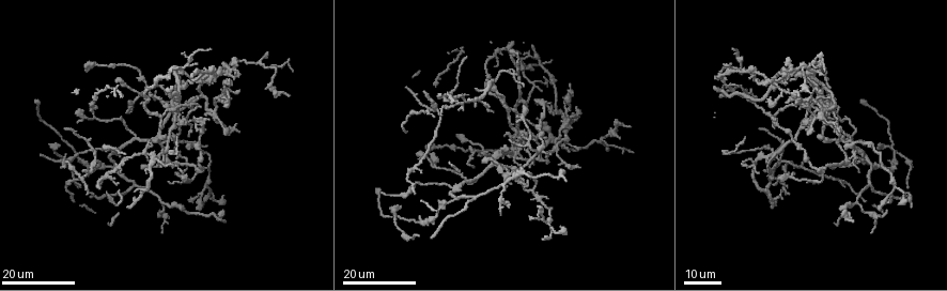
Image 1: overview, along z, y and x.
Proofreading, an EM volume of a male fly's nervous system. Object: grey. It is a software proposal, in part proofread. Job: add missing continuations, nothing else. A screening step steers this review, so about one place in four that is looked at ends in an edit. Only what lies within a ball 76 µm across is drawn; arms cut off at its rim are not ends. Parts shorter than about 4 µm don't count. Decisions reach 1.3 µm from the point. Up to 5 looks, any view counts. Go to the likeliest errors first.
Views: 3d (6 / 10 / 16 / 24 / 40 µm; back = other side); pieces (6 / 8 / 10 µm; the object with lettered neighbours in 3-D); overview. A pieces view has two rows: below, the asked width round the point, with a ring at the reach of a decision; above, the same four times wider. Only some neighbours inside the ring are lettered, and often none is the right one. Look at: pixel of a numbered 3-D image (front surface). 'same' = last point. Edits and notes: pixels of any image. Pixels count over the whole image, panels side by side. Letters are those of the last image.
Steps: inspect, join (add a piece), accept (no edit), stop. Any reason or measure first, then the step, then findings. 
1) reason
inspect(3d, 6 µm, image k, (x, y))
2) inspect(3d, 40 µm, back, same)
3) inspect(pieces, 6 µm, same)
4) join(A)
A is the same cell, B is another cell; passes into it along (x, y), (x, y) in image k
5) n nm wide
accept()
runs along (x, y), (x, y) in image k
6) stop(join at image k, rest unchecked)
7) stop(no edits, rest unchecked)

thin end
inspect(3d, 16 µm, image 1, (822, 76))

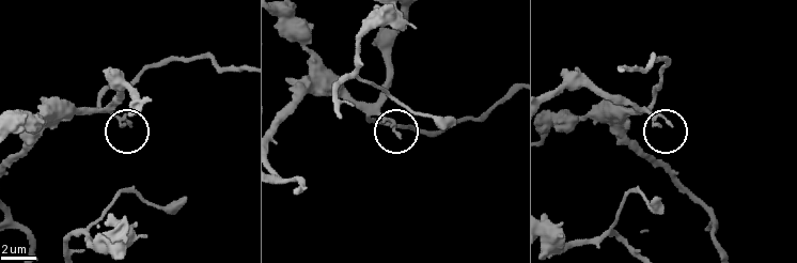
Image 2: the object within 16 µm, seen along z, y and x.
see the neighbours
inspect(pieces, 8 µm, image 2, (669, 124))

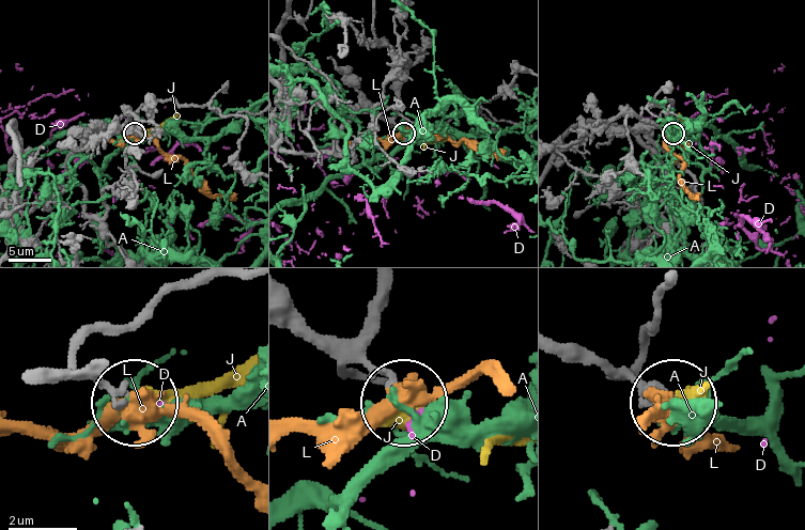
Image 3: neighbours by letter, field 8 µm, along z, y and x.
accept()
A, D, J and L are other cells; runs along (290, 322), (358, 351), (399, 400) in image 3; no lettered piece goes on from it

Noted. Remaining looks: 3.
an open end
inspect(3d, 16 µm, image 1, (130, 101))

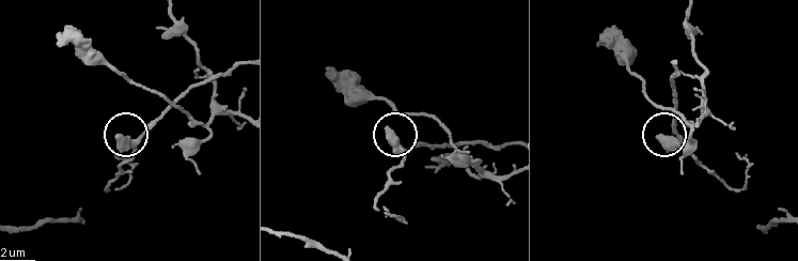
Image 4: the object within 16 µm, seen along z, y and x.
see the neighbours
inspect(pieces, 10 µm, image 4, (117, 136))

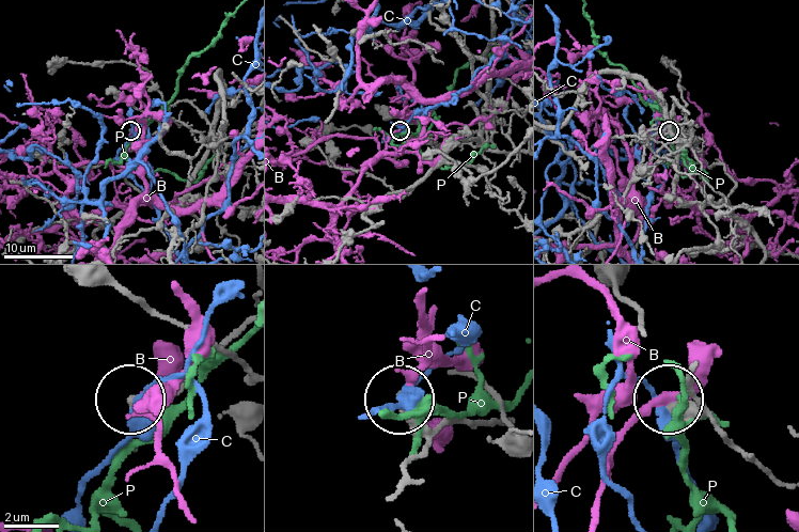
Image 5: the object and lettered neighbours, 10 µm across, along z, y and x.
390 nm wide
accept()
B, C and P are other cells; no lettered piece goes on from it

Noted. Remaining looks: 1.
stop(no edits, rest unchecked)

